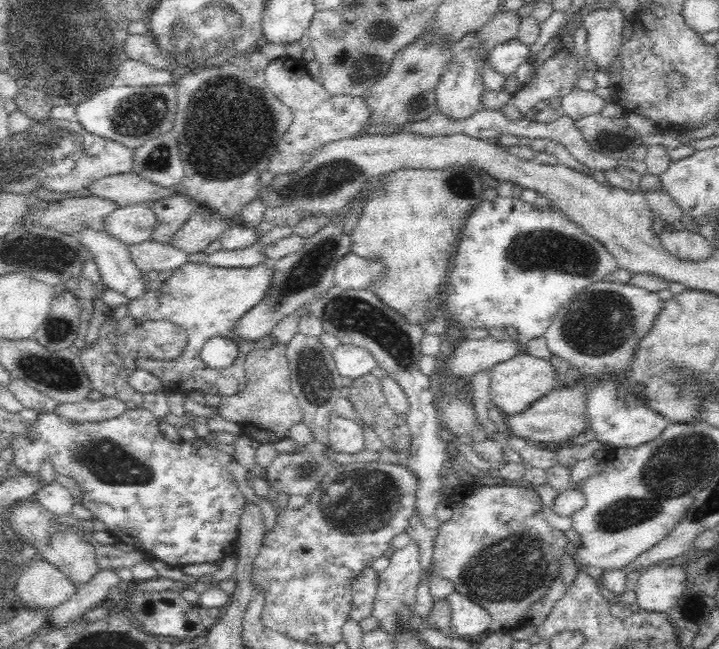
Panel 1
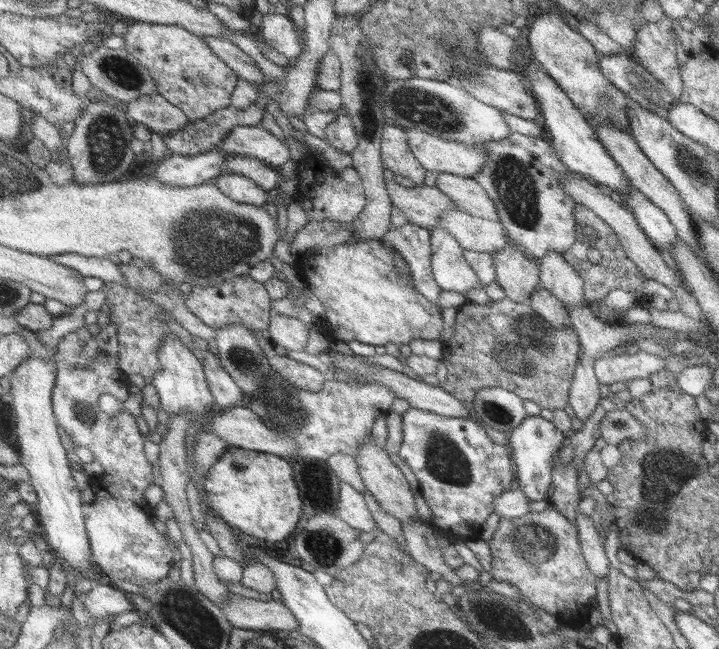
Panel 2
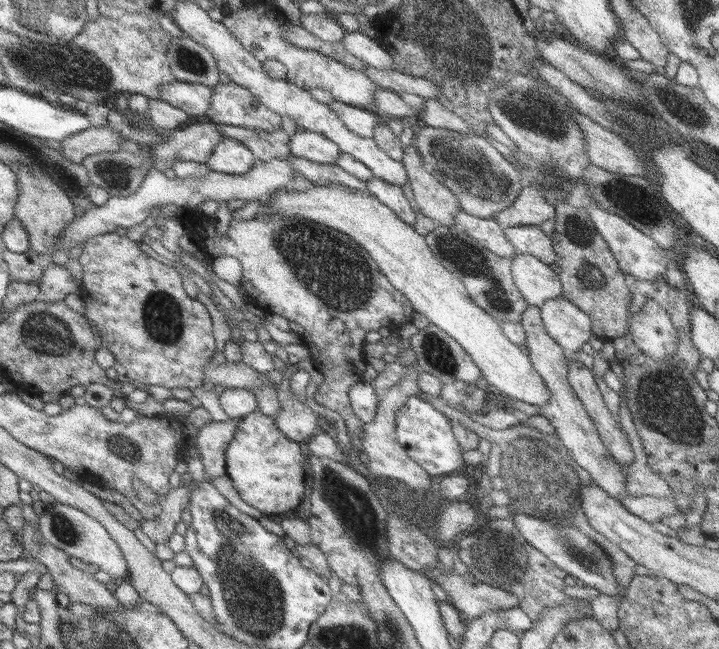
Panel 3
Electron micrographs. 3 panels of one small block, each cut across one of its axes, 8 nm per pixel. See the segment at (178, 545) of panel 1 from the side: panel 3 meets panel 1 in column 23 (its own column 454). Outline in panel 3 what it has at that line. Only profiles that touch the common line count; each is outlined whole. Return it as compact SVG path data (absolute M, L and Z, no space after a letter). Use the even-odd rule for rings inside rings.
M417 395L408 396L402 408L396 410L394 424L398 443L406 449L408 456L432 478L464 471L466 464L462 454L463 450L454 436L452 421L434 408L431 403Z

